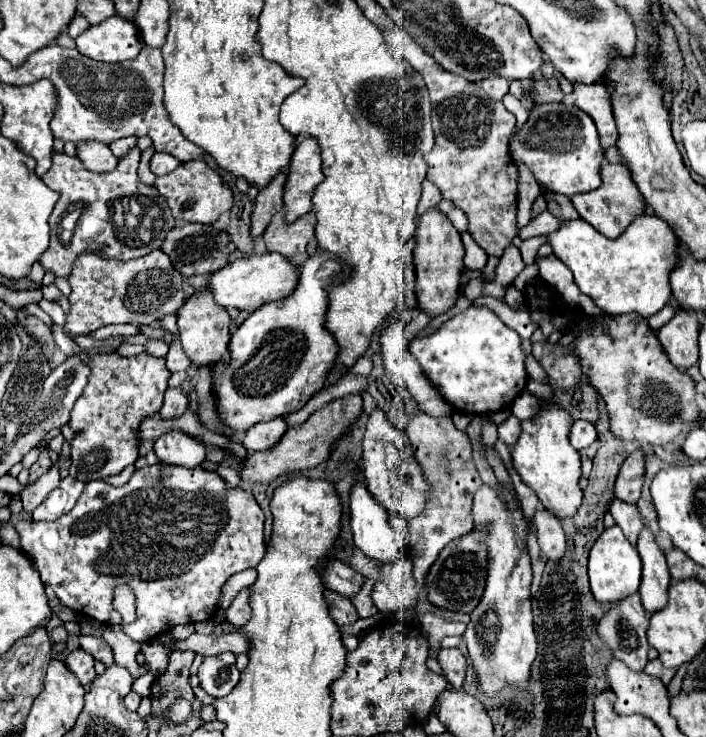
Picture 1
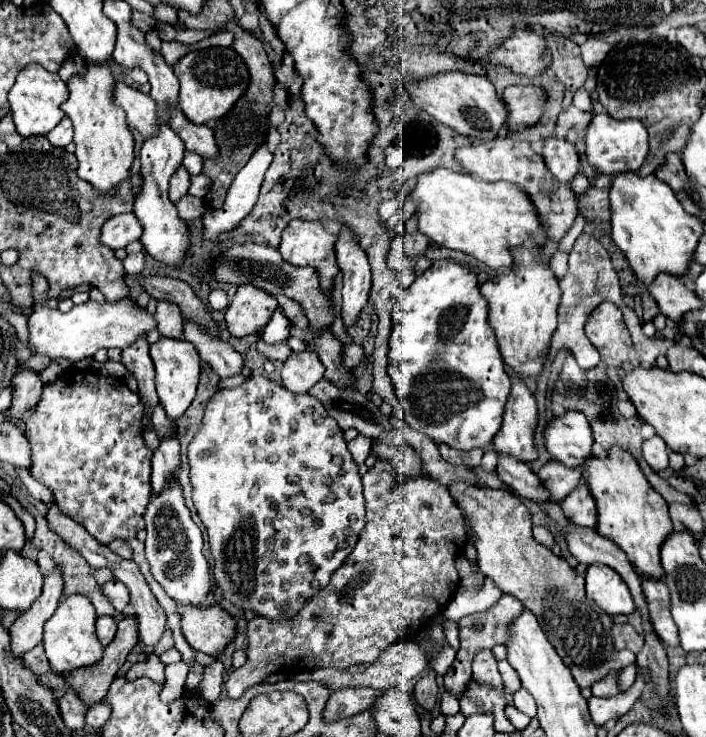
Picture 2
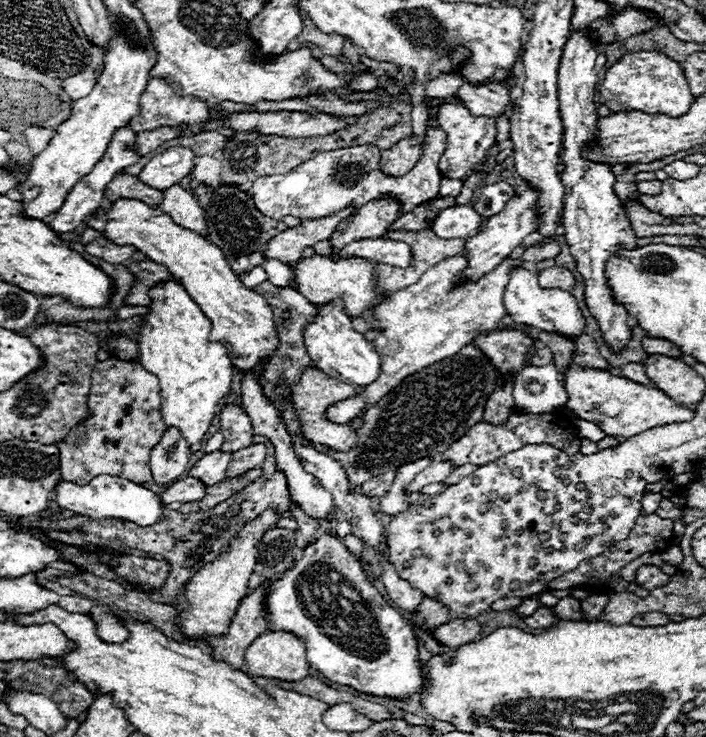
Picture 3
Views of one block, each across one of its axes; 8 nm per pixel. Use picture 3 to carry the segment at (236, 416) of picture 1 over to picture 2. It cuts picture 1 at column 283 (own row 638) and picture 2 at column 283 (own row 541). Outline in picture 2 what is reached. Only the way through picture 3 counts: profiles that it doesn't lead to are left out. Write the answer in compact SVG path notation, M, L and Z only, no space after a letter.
M276 310L274 316L272 316L272 320L270 320L270 324L262 332L264 342L268 342L268 344L284 342L288 338L288 326L290 326L290 322L286 320L286 316L280 310Z

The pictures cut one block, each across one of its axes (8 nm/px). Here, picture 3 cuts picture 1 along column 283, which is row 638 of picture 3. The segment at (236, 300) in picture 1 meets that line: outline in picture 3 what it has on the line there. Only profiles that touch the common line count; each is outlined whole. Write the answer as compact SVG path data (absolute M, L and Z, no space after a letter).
M266 632L246 650L248 674L282 680L302 680L308 676L306 646L292 632Z

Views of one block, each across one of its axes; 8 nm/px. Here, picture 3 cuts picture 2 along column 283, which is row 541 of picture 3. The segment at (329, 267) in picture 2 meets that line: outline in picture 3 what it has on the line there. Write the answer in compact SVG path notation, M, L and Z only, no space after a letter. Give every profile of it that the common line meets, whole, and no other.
M272 510L264 512L264 516L260 516L258 520L254 520L252 524L244 526L244 530L240 532L240 536L236 540L232 540L230 548L222 554L220 560L204 566L186 586L186 600L188 600L188 608L184 608L178 616L178 624L184 630L186 636L220 636L226 632L232 614L238 608L238 602L244 598L244 594L248 594L248 578L254 572L254 564L256 564L256 542L260 540L260 534L264 534L268 528L276 528L276 516Z

